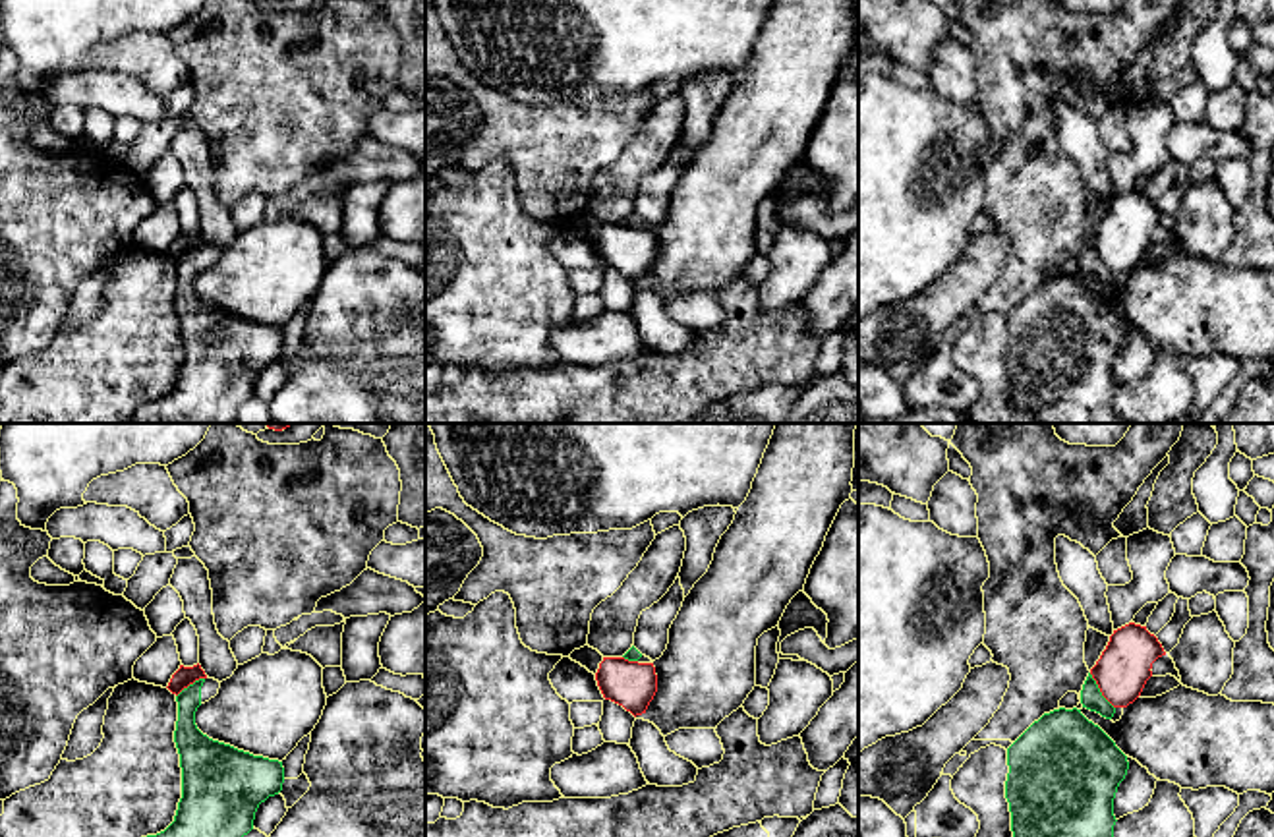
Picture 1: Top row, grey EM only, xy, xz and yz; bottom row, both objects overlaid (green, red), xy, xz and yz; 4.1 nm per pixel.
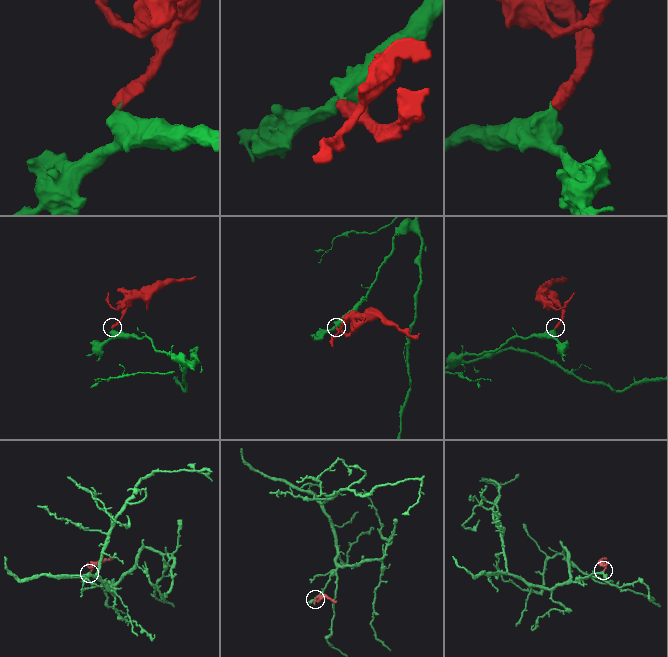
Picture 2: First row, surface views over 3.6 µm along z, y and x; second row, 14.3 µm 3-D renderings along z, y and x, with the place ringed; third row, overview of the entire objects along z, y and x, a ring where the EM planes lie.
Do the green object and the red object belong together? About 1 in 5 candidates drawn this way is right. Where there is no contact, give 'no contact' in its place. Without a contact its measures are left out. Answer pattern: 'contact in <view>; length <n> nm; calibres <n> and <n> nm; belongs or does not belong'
contact in yz; length 190 nm; calibres 90 and 220 nm; does not belong

